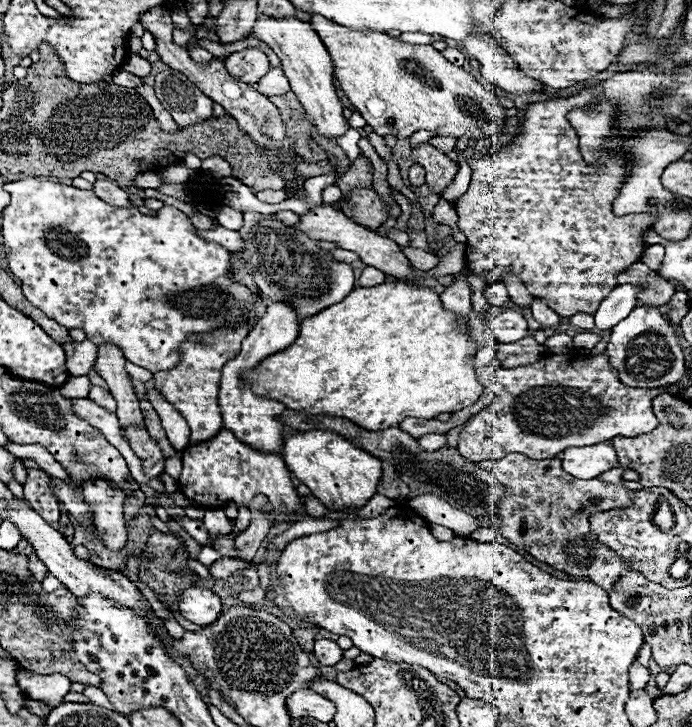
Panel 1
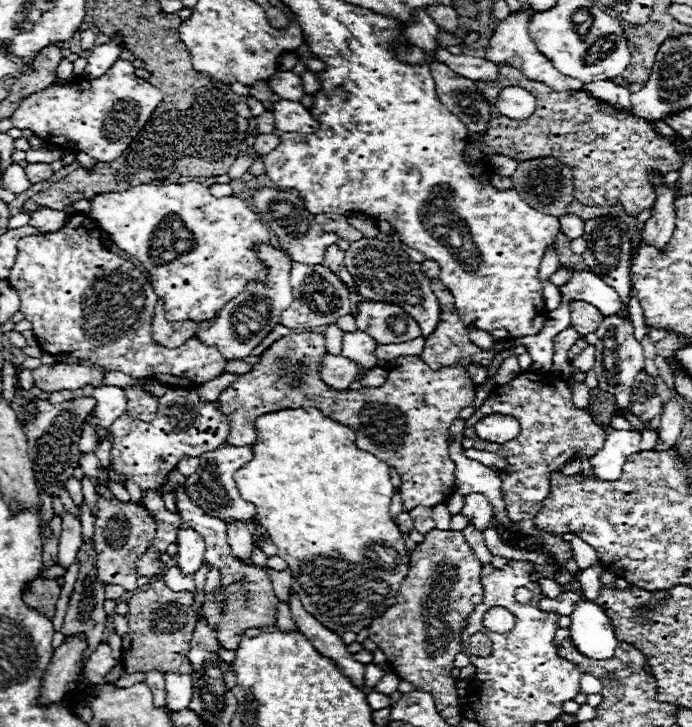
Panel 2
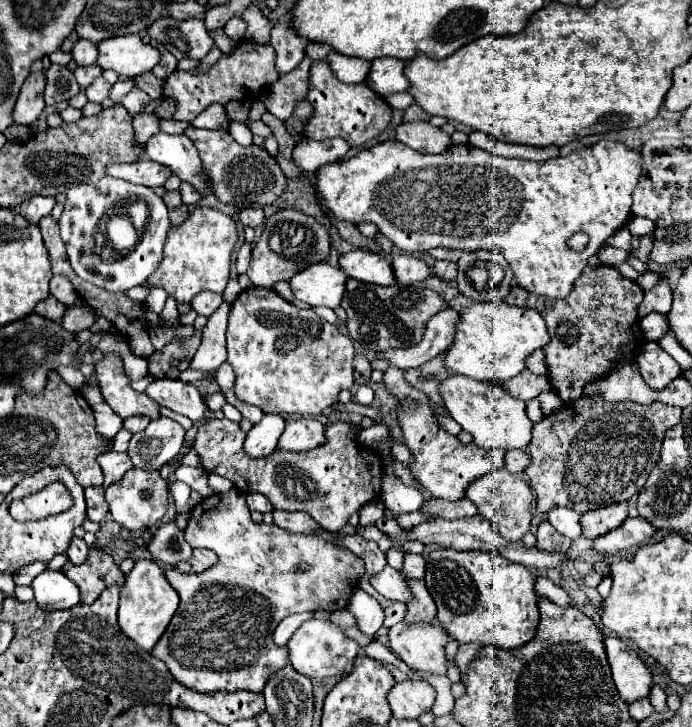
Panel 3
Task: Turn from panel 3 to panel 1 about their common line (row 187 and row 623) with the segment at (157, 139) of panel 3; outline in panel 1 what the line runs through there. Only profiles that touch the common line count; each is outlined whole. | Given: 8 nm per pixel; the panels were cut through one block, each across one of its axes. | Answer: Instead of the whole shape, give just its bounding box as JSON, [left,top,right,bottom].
[178,586,222,626]

